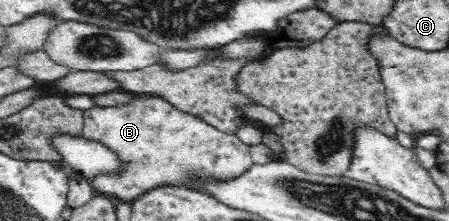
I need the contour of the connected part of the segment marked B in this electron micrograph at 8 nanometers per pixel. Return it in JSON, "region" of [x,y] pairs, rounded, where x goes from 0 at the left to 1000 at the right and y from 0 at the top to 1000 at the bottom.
{"region":[[[298,430],[298,443],[267,471],[238,484],[207,480],[180,507],[185,525],[183,606],[189,624],[212,629],[238,656],[261,683],[269,715],[285,729],[285,774],[269,792],[269,805],[216,805],[203,824],[214,864],[254,882],[269,910],[292,914],[327,860],[350,842],[408,837],[403,810],[410,810],[421,774],[448,769],[488,805],[512,805],[537,792],[566,742],[557,665],[543,656],[530,624],[488,593],[448,525],[403,502],[403,489],[354,439]]]}

